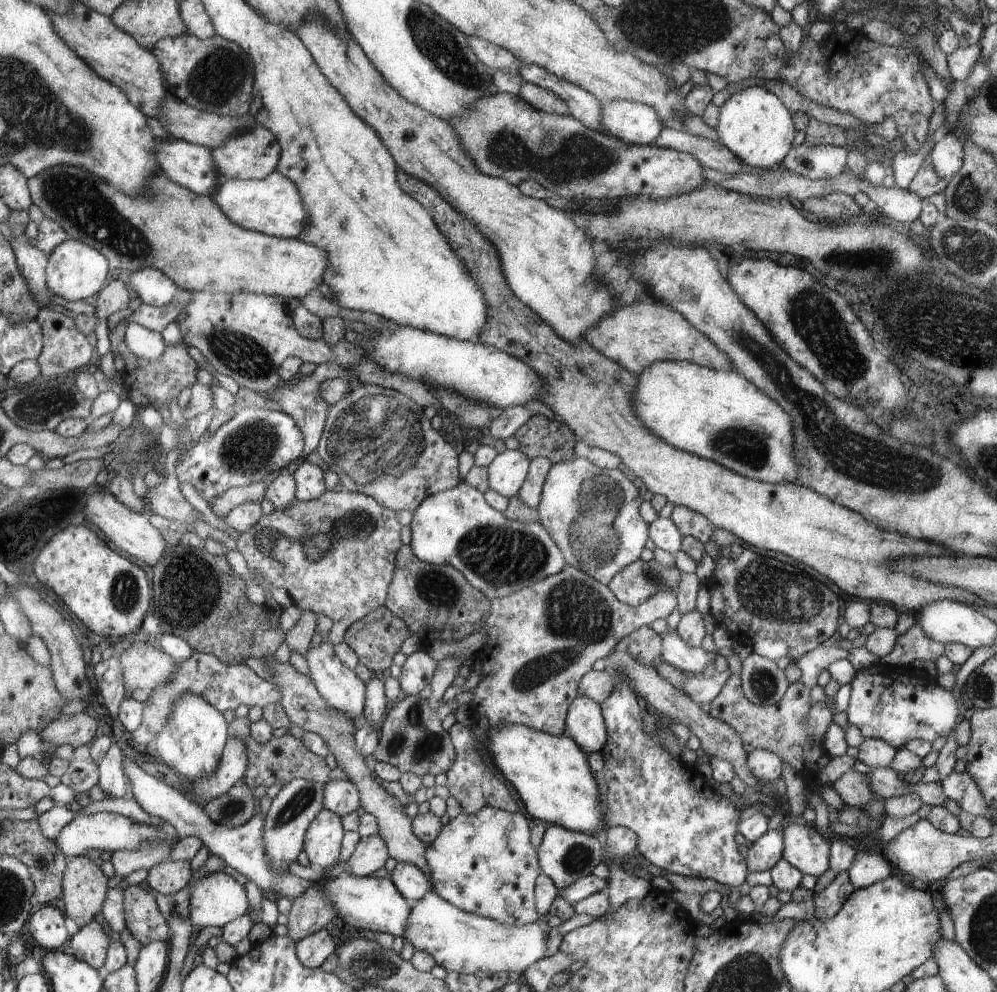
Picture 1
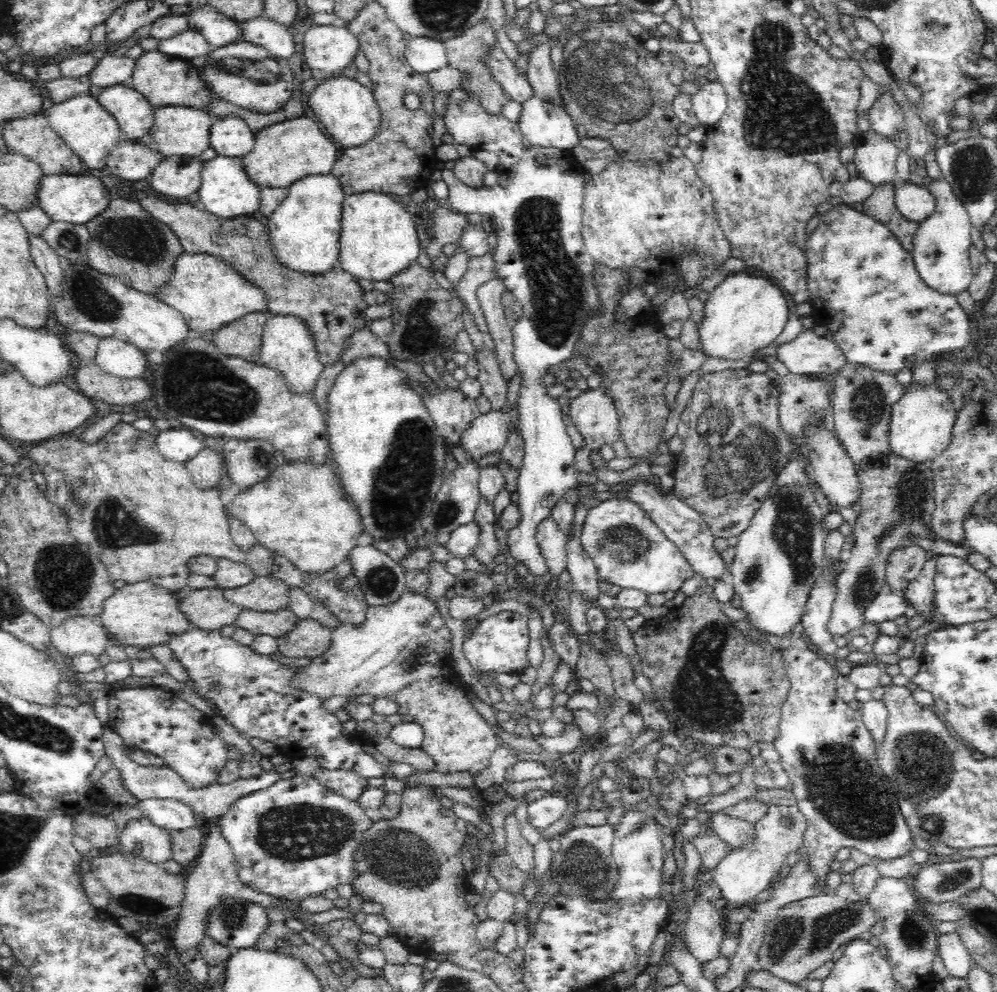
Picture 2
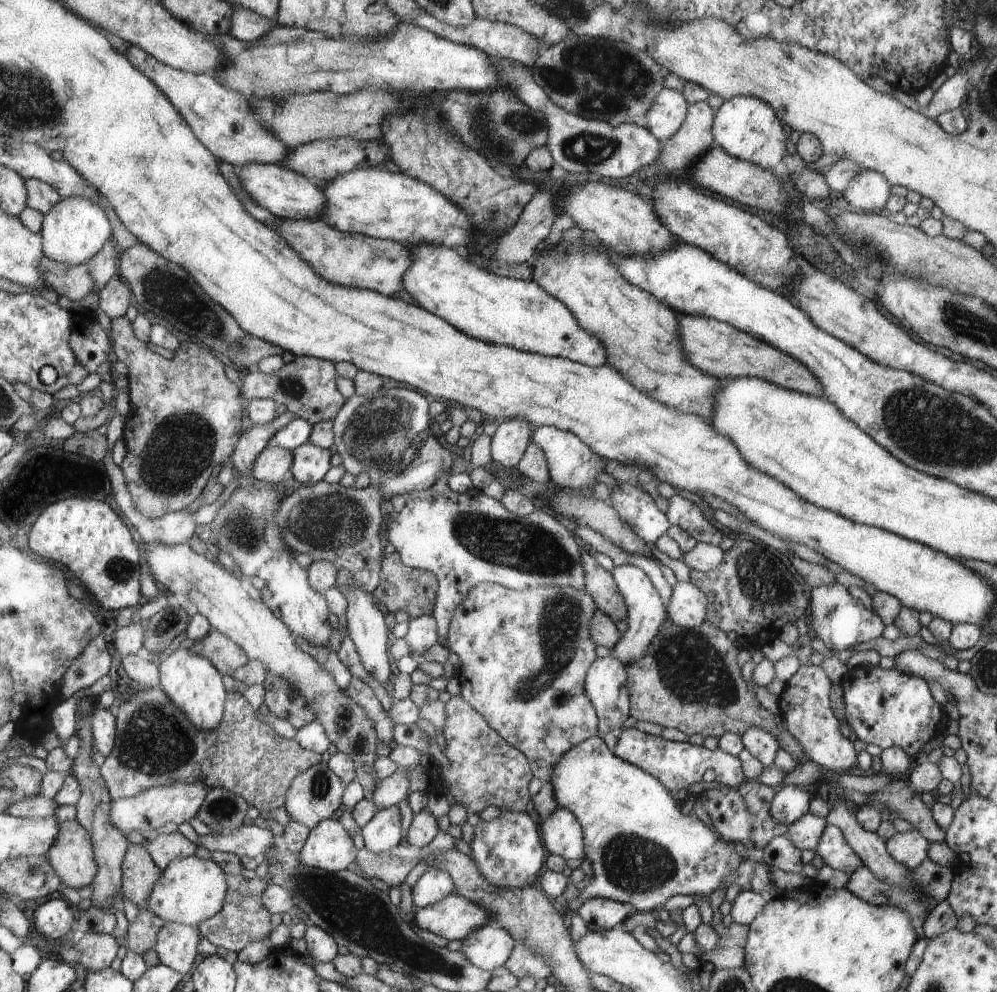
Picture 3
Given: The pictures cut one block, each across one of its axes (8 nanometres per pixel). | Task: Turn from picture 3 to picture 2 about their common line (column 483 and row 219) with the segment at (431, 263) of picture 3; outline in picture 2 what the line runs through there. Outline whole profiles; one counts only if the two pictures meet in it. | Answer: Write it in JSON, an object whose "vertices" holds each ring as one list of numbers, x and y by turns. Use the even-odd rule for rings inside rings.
{"vertices":[[312,174,288,187,286,199,268,218,268,247,285,269,318,276,339,266,339,232,342,204,346,199,338,178,333,174]]}

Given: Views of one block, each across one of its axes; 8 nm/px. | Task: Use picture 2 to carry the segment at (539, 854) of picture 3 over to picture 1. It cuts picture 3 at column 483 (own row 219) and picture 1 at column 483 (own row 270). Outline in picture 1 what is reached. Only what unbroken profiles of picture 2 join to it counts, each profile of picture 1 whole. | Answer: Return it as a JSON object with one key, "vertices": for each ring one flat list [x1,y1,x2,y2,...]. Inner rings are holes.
{"vertices":[[485,807,478,810,478,813,461,813,456,818,451,819,446,826,444,826,438,834,438,837,434,842,428,845,426,848,426,860,430,864,430,872,432,872,432,884,436,886,433,890,435,894,438,894,440,898,445,899,447,902,453,903,454,906,458,906,460,910,466,910,482,916,496,920,496,922,502,922,502,924,508,924,513,926,524,926,524,924,533,924,538,919,537,902,534,902,534,882,537,882,538,874,540,874,541,866,538,866,538,858,536,858,536,850,534,846,530,844,530,822,526,820,526,816,522,816,522,812,510,813,498,808]]}

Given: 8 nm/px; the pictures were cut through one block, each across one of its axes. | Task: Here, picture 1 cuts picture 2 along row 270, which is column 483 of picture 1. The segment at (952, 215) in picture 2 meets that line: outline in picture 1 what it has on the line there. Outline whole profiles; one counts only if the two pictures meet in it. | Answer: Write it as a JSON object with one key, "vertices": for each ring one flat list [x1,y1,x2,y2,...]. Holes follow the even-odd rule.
{"vertices":[[429,891,420,901,415,902,413,910,410,910,408,918,408,930,404,932,404,940,412,944,417,950,428,952,438,966,446,971,458,972,458,974,474,975,480,972,501,973,511,971,523,974,534,965,546,958,548,950,548,929,547,925,541,922,524,924,524,926,513,926,496,922,496,920,477,916,476,914,460,910,458,906,440,898,438,894]]}

